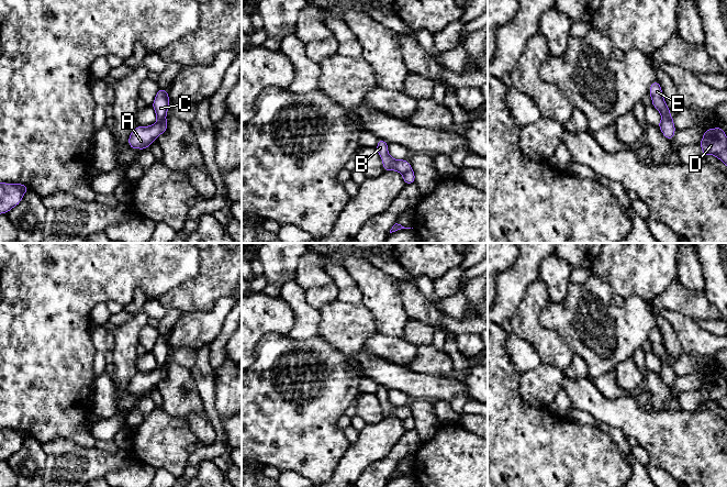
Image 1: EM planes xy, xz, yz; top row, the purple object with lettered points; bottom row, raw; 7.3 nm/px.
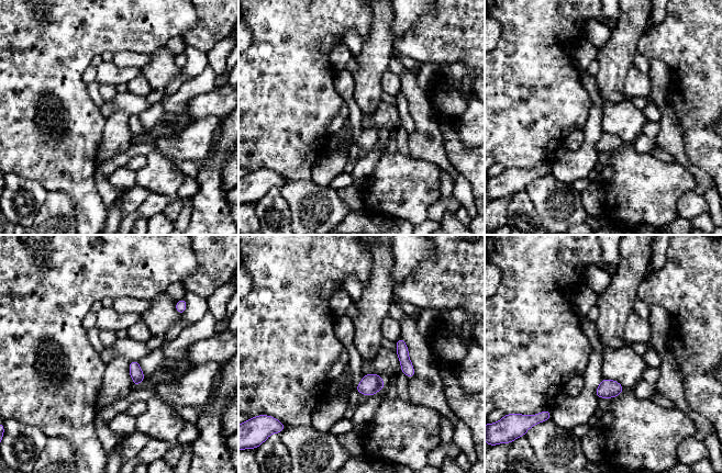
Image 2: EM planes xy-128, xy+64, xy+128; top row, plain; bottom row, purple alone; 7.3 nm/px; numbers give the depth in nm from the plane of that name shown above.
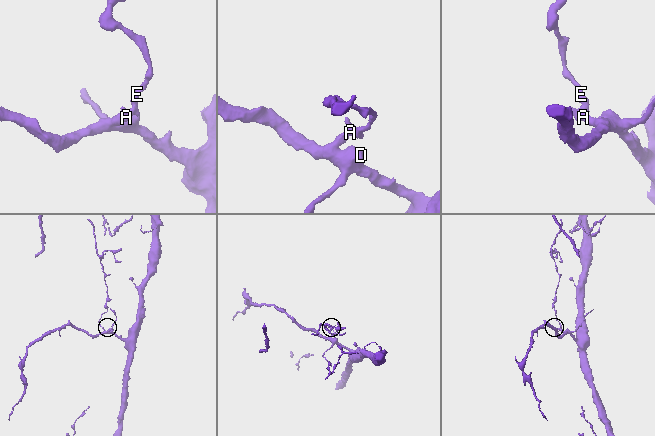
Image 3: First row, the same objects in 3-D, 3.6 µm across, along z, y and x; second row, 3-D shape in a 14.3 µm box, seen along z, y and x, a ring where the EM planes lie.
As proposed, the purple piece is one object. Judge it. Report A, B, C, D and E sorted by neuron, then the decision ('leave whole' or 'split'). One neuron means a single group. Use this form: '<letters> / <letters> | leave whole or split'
A B D / C E | split

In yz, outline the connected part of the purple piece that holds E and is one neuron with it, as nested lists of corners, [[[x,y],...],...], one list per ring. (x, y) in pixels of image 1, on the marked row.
[[[658,80],[653,81],[649,88],[649,95],[652,99],[651,104],[659,110],[661,114],[661,132],[667,140],[672,140],[676,129],[674,128],[673,118],[671,117],[670,109],[664,101],[663,92]]]

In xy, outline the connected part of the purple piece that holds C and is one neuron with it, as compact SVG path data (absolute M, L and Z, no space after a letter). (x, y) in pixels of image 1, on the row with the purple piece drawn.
M159 88L155 96L155 100L152 107L155 110L157 121L164 124L161 133L165 133L167 131L168 123L166 120L166 114L169 109L169 103L170 100L169 100L168 91L163 88Z

